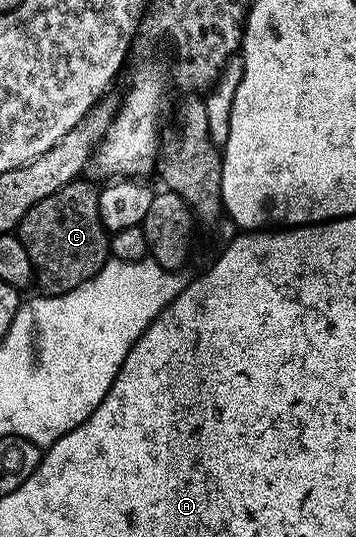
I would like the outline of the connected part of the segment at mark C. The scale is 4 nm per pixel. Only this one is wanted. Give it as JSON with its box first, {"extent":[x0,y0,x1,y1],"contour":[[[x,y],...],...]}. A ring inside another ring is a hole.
{"extent":[18,181,110,295],"contour":[[[84,181],[66,184],[54,196],[38,200],[19,224],[18,236],[26,248],[26,256],[30,256],[35,285],[40,285],[45,295],[65,294],[78,288],[78,284],[95,276],[110,257],[110,234],[98,212],[97,187]]]}

